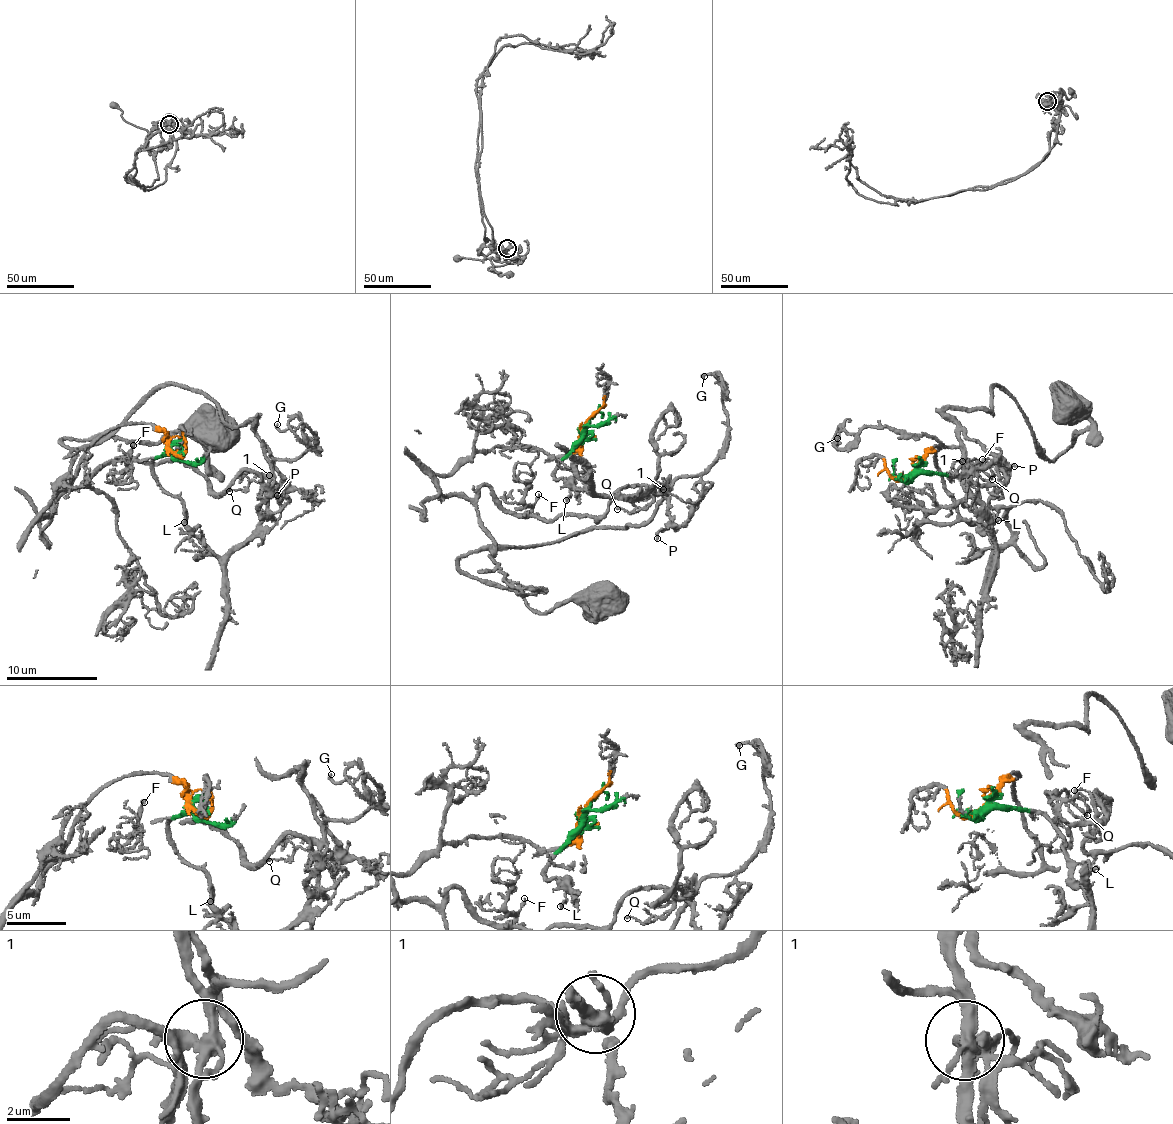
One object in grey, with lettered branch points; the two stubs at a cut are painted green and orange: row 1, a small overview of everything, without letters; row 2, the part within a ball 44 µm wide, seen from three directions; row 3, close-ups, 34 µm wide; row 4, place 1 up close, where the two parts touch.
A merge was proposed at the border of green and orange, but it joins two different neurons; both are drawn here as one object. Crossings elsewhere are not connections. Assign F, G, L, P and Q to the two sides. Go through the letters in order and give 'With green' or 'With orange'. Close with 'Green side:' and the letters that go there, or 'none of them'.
F: With orange
G: With green
L: With green
P: With green
Q: With orange
Green side: G, L, P

